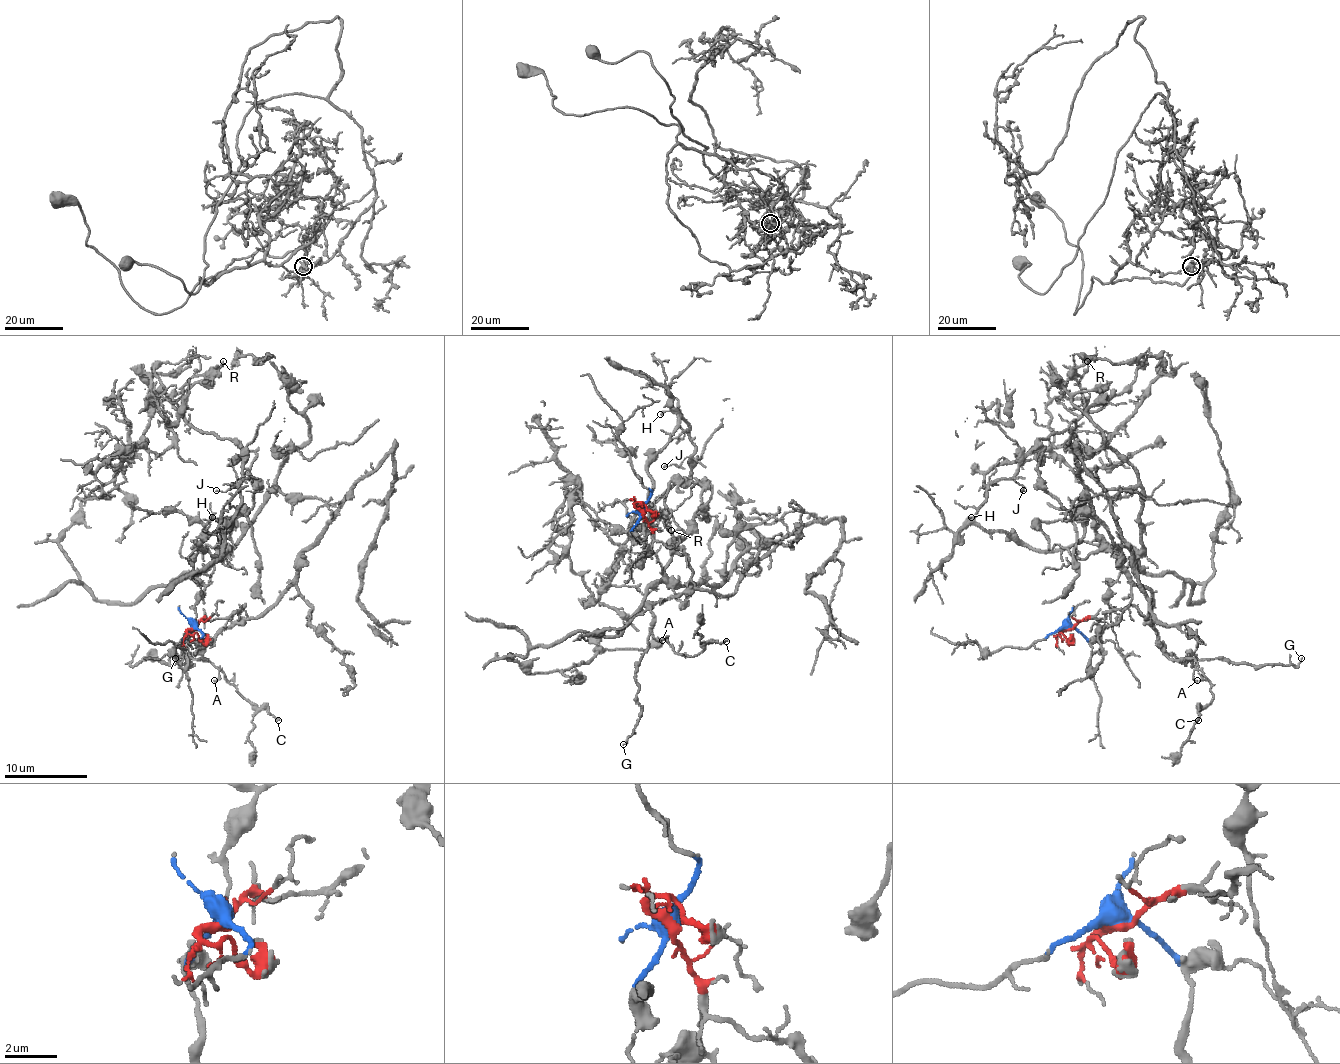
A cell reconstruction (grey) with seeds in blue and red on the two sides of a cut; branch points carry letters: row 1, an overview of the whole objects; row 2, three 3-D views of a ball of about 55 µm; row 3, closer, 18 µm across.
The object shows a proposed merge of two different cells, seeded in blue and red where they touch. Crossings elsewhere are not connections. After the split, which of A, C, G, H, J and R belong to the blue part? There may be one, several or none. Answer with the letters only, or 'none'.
H, J, R

